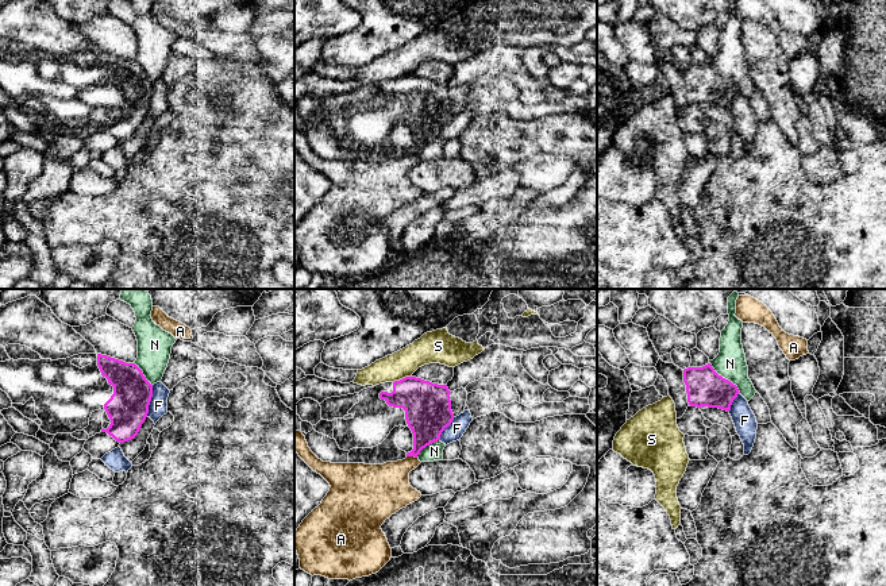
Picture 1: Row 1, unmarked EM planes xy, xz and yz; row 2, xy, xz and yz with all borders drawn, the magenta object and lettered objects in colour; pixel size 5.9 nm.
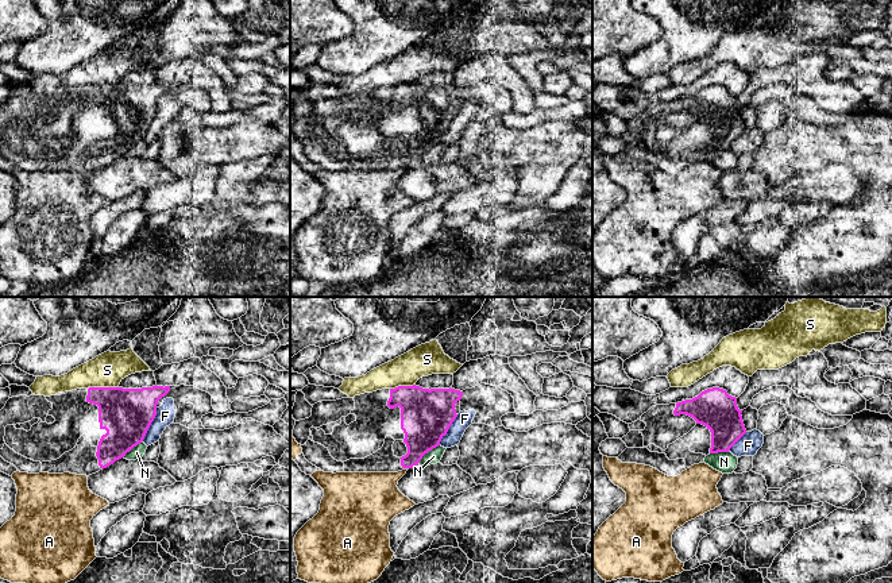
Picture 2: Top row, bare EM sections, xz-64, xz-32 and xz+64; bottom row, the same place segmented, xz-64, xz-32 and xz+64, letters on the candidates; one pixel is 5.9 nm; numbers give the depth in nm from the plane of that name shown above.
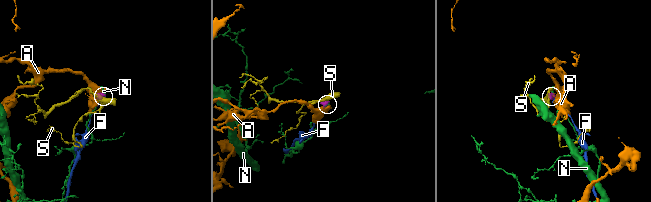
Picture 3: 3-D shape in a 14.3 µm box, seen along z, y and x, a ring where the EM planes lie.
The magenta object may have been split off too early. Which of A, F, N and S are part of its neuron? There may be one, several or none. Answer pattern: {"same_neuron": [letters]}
{"same_neuron": []}

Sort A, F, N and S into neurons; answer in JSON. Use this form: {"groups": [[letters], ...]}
{"groups": [["A"], ["F"], ["N"], ["S"]]}

